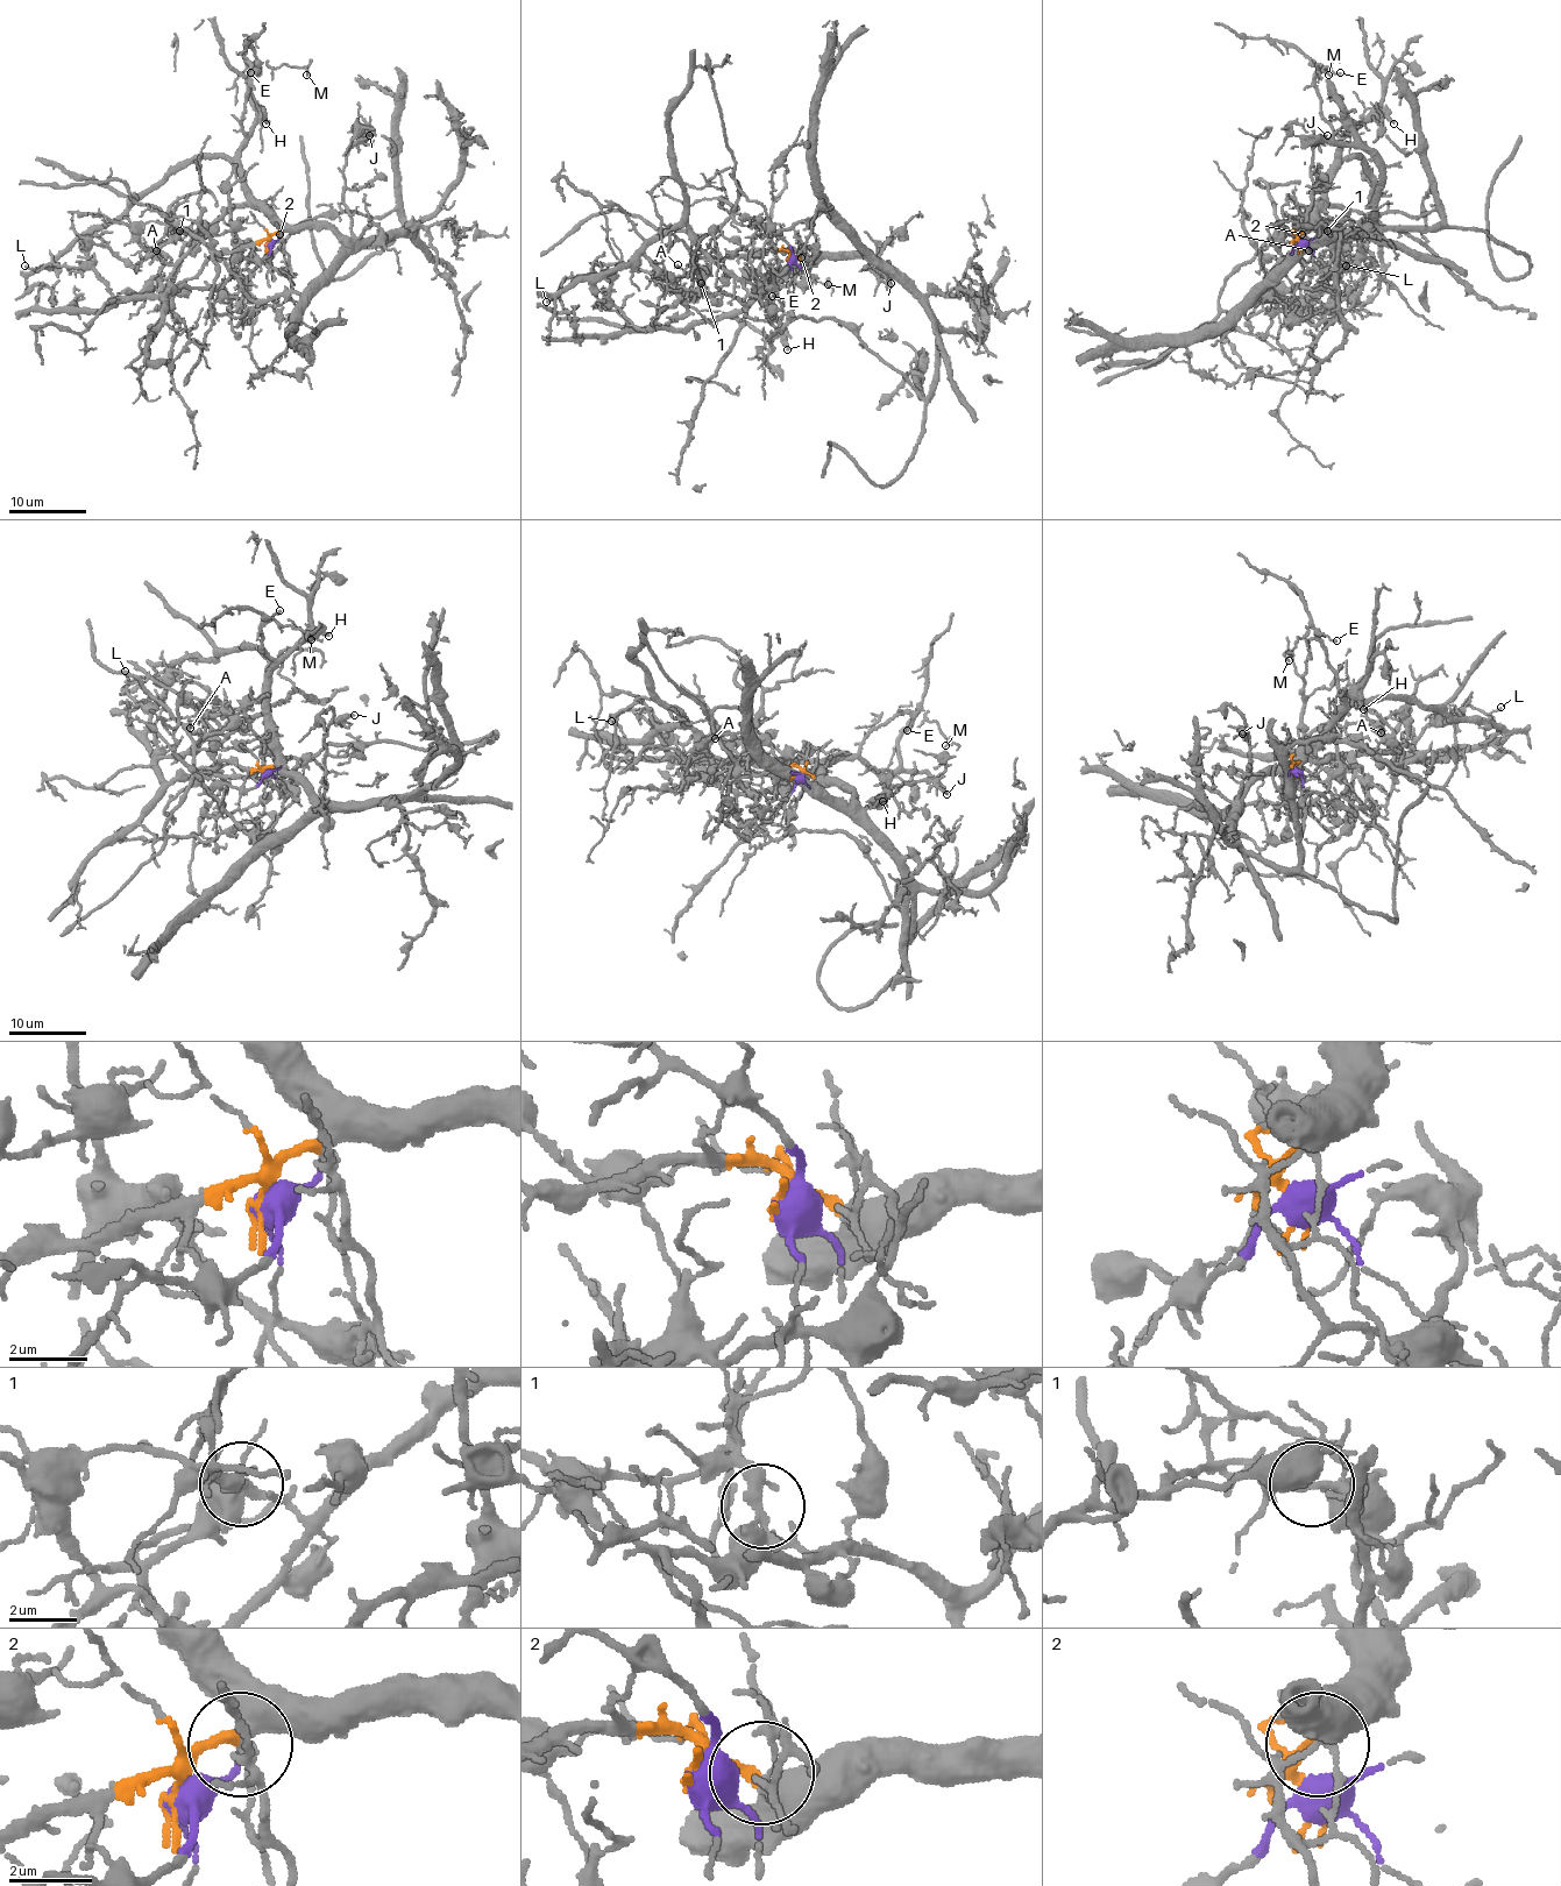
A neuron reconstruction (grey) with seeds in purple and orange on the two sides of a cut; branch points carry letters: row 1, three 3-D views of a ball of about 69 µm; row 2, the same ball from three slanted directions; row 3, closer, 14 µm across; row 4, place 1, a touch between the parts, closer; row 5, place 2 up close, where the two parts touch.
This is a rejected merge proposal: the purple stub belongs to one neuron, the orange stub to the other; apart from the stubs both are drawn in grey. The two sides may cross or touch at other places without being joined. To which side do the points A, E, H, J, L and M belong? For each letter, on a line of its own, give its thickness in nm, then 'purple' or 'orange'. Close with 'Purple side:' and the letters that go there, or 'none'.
A: 120 nm thick; orange
E: 120 nm thick; orange
H: 240 nm thick; orange
J: 200 nm thick; orange
L: 120 nm thick; purple
M: 120 nm thick; orange
Purple side: L

